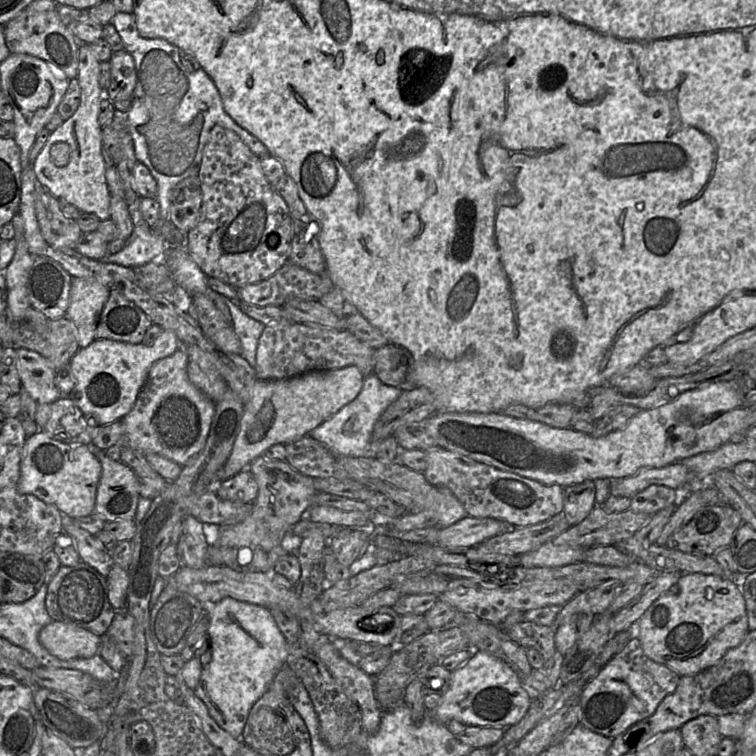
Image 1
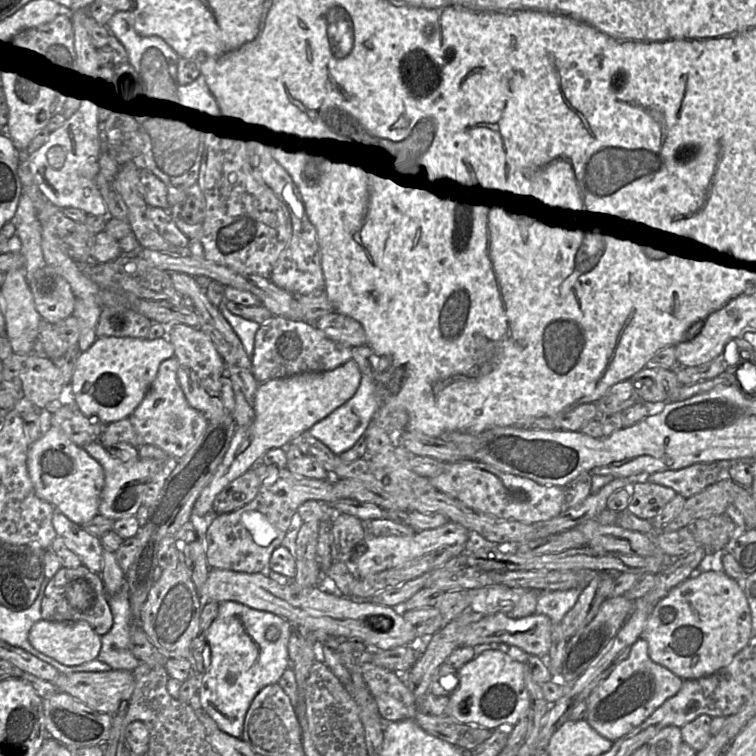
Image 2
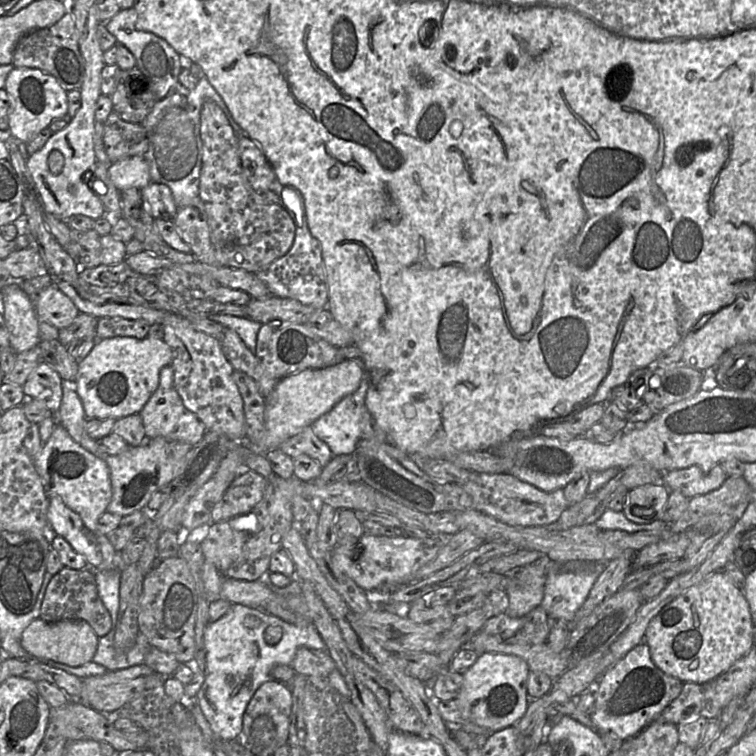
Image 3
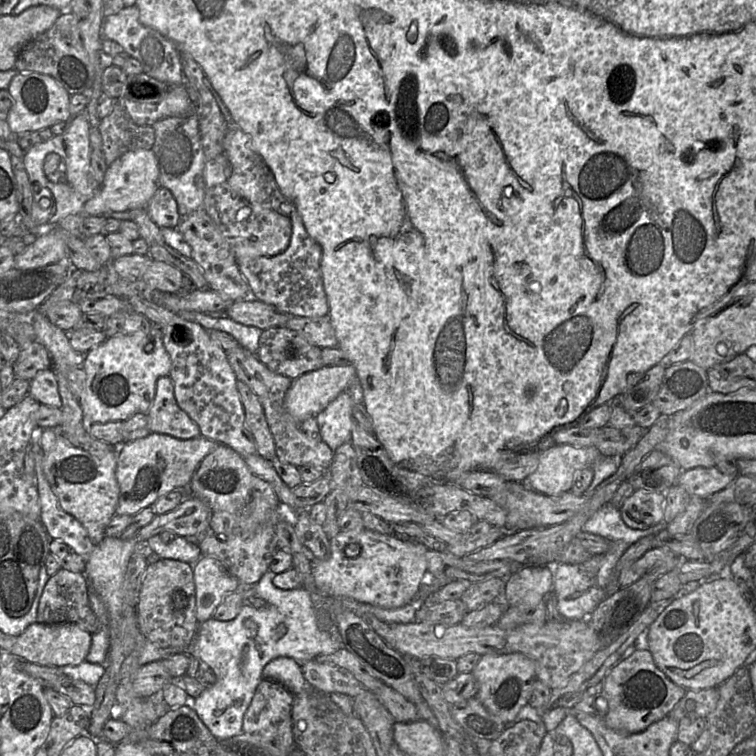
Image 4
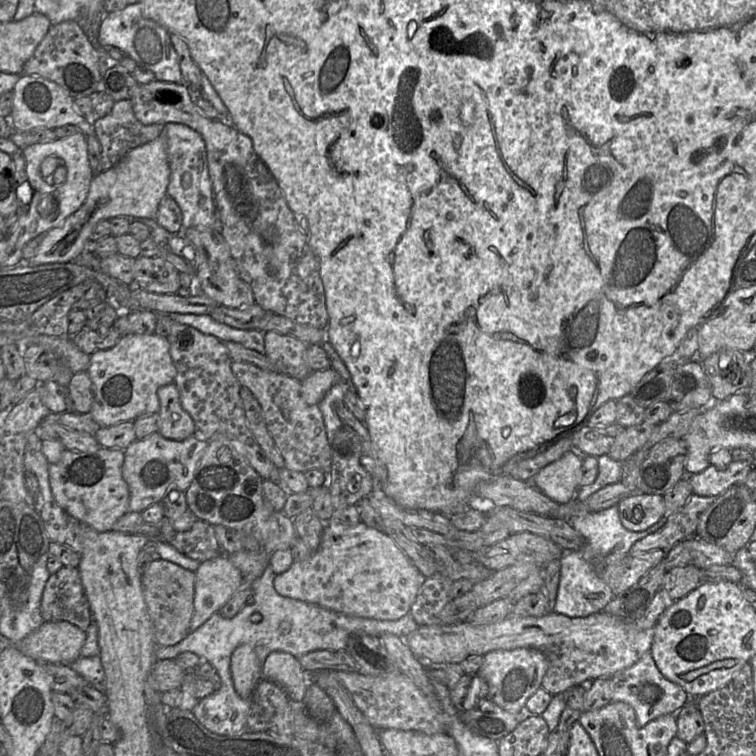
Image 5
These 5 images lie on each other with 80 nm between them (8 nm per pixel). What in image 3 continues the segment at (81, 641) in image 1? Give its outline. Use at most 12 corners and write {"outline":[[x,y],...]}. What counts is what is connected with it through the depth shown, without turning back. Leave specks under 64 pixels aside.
{"outline":[[34,619],[21,646],[72,667],[92,661],[99,637],[84,620]]}

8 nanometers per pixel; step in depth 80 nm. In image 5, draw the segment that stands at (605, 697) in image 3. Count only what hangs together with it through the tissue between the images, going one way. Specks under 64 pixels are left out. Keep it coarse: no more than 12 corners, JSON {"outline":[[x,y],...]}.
{"outline":[[650,652],[616,672],[612,702],[629,704],[638,726],[691,699],[665,678]]}

